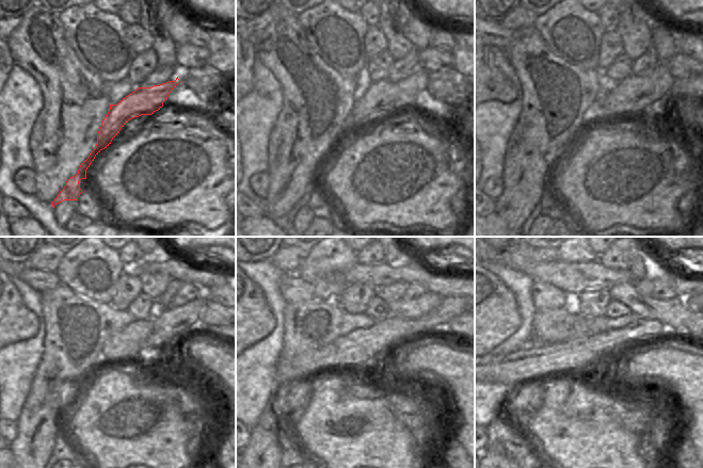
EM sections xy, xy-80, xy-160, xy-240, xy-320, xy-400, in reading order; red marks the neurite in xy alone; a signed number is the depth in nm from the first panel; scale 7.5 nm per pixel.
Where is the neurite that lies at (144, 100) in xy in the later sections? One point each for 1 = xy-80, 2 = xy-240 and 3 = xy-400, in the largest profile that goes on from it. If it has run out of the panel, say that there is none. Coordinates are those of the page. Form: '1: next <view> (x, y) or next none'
1: next xy-80 (381, 98)
2: next xy-240 (169, 325)
3: next xy-400 (691, 303)

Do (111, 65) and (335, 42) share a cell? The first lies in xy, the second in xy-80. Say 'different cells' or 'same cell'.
same cell

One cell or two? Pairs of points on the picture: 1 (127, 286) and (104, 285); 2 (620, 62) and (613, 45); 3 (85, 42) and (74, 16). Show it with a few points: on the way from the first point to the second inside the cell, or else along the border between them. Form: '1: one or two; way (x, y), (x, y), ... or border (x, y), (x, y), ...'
1: two; border (125, 271), (116, 283), (116, 292), (109, 304)
2: two; border (623, 52), (603, 73)
3: one; way (85, 35), (85, 28), (80, 22)

